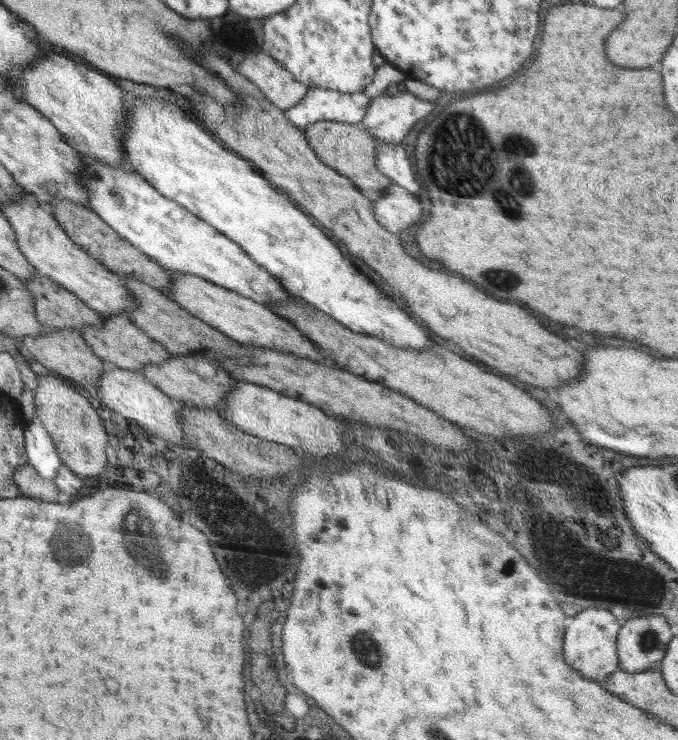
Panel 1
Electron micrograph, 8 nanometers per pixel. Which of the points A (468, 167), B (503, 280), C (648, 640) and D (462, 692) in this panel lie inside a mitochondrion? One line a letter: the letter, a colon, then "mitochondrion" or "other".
A: mitochondrion
B: mitochondrion
C: mitochondrion
D: other

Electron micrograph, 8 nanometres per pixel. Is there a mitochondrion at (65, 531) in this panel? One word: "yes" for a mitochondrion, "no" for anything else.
yes

